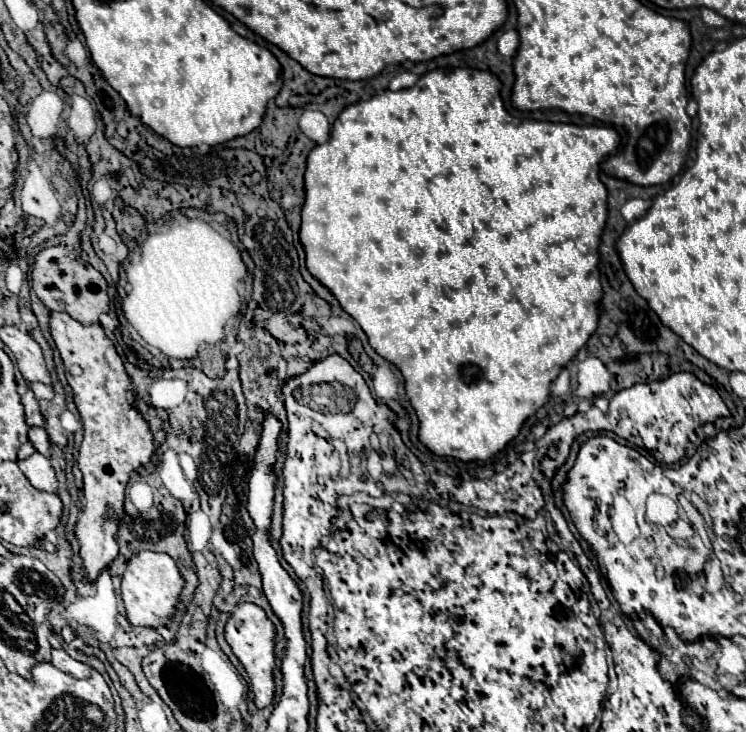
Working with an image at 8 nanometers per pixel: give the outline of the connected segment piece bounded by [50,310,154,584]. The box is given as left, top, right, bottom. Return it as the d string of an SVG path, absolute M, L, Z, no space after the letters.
M52 310L50 334L60 352L64 370L68 372L74 364L82 368L82 374L78 378L66 378L84 426L84 440L78 456L78 468L84 474L84 498L82 512L74 526L74 536L80 544L84 582L90 584L118 556L118 544L114 540L114 534L118 530L118 520L124 514L124 488L130 474L150 462L150 456L154 454L154 444L148 424L132 408L134 392L130 378L126 376L124 364L116 354L114 344L106 338L102 326L84 326L78 320L70 318L66 312Z

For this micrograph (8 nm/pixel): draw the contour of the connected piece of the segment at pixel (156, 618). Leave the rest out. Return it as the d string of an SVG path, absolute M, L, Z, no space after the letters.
M142 550L132 558L128 558L120 586L128 622L134 626L150 626L150 628L164 624L174 614L174 606L178 604L178 594L182 586L184 580L178 572L178 566L168 554Z

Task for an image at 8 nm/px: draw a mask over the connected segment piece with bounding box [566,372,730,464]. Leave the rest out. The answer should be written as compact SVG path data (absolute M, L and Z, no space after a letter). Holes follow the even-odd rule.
M680 372L680 374L672 374L670 378L666 380L660 380L660 382L650 382L650 384L636 384L632 388L626 388L626 390L620 390L612 400L610 400L610 408L608 412L600 412L596 406L592 406L590 412L586 414L578 414L574 418L566 418L570 420L570 426L572 426L572 432L570 436L576 436L578 430L582 434L582 430L608 430L608 432L614 432L616 436L628 440L630 444L636 444L640 448L646 448L648 452L656 454L658 462L662 464L674 464L678 462L682 456L684 456L684 450L686 450L686 444L688 444L688 436L696 430L696 426L702 426L706 422L714 422L718 418L728 418L730 416L730 410L726 408L726 404L722 402L722 398L718 396L718 392L712 388L712 386L706 386L702 384L698 378L694 378L692 374L686 374L686 372ZM580 418L586 422L586 426L582 426Z

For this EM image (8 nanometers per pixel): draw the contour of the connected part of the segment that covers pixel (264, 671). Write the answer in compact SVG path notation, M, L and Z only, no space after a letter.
M236 604L234 612L230 614L224 638L230 644L232 652L244 666L254 692L254 704L258 708L266 708L272 704L274 698L274 678L272 678L272 664L274 664L274 652L272 652L272 640L274 640L274 624L266 618L264 610L256 604Z

